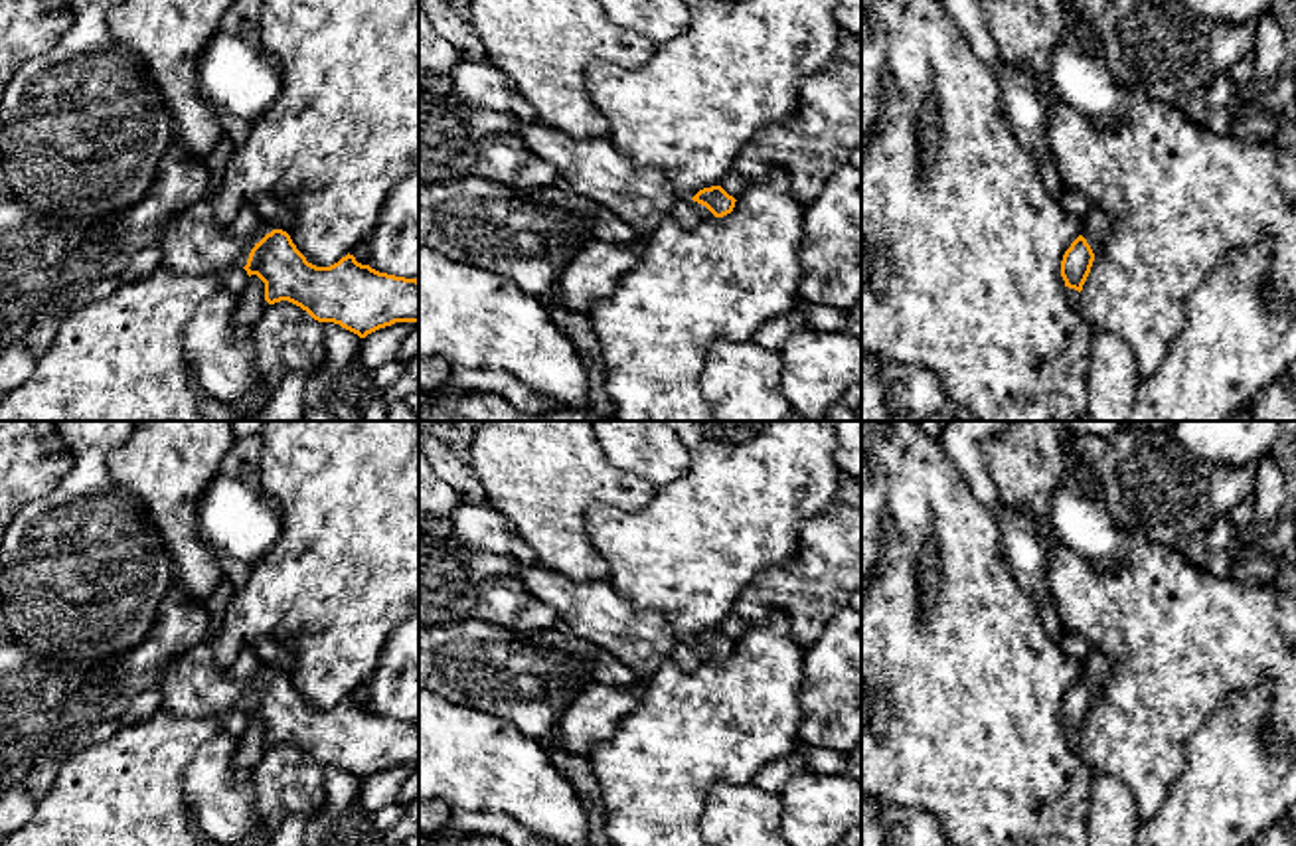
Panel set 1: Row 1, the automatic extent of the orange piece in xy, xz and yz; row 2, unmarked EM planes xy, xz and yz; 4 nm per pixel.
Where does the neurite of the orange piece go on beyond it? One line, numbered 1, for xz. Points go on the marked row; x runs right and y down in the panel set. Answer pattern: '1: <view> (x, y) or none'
1: xz (449, 131)

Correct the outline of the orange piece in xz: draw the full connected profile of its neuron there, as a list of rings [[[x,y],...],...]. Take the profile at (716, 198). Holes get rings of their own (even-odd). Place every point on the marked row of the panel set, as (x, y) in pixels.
[[[419,89],[419,182],[448,182],[470,176],[480,140],[502,132],[518,132],[537,158],[559,170],[567,188],[626,221],[640,237],[646,237],[664,215],[672,215],[684,227],[695,227],[707,217],[731,213],[737,202],[721,186],[703,188],[688,200],[676,192],[662,170],[634,166],[608,138],[577,140],[539,123],[522,121],[514,113],[476,109],[450,91],[433,95],[425,89]]]

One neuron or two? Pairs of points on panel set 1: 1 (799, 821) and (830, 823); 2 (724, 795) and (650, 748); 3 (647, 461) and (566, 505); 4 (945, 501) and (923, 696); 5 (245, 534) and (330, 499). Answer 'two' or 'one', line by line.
1: one
2: two
3: two
4: one
5: two

